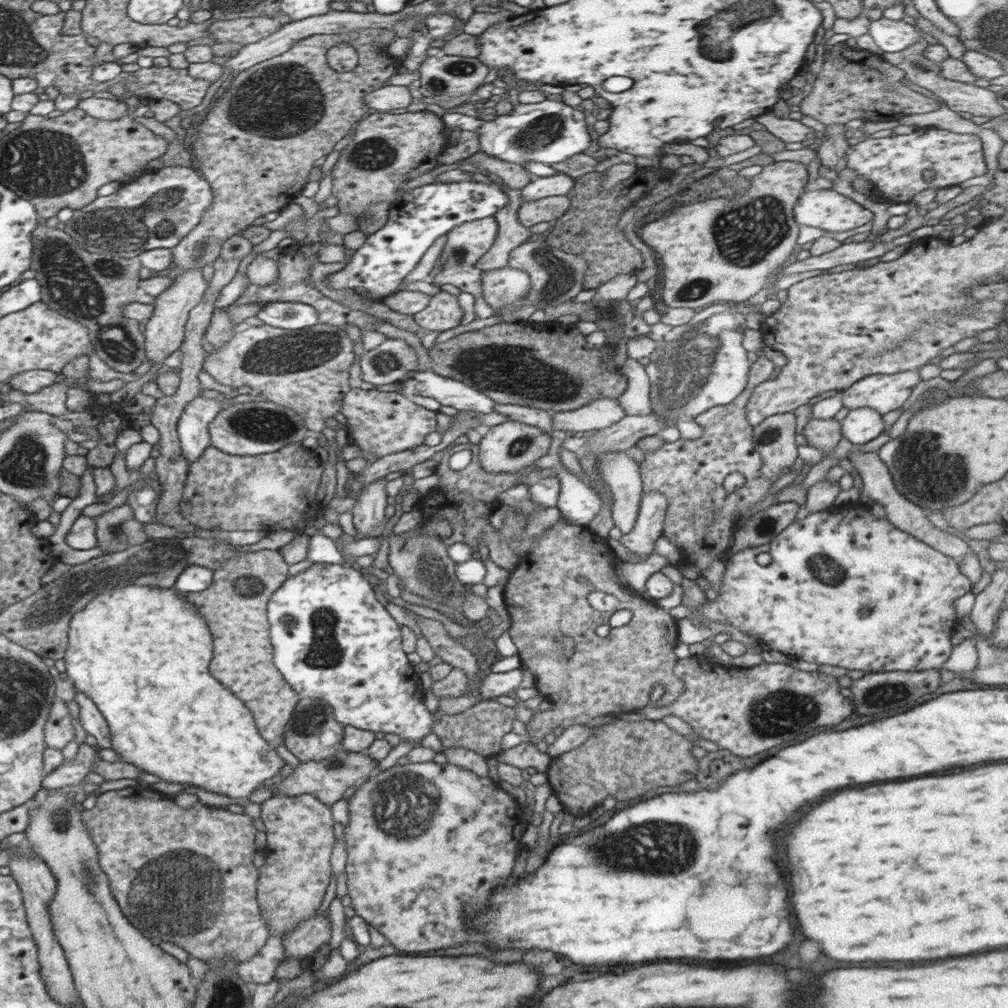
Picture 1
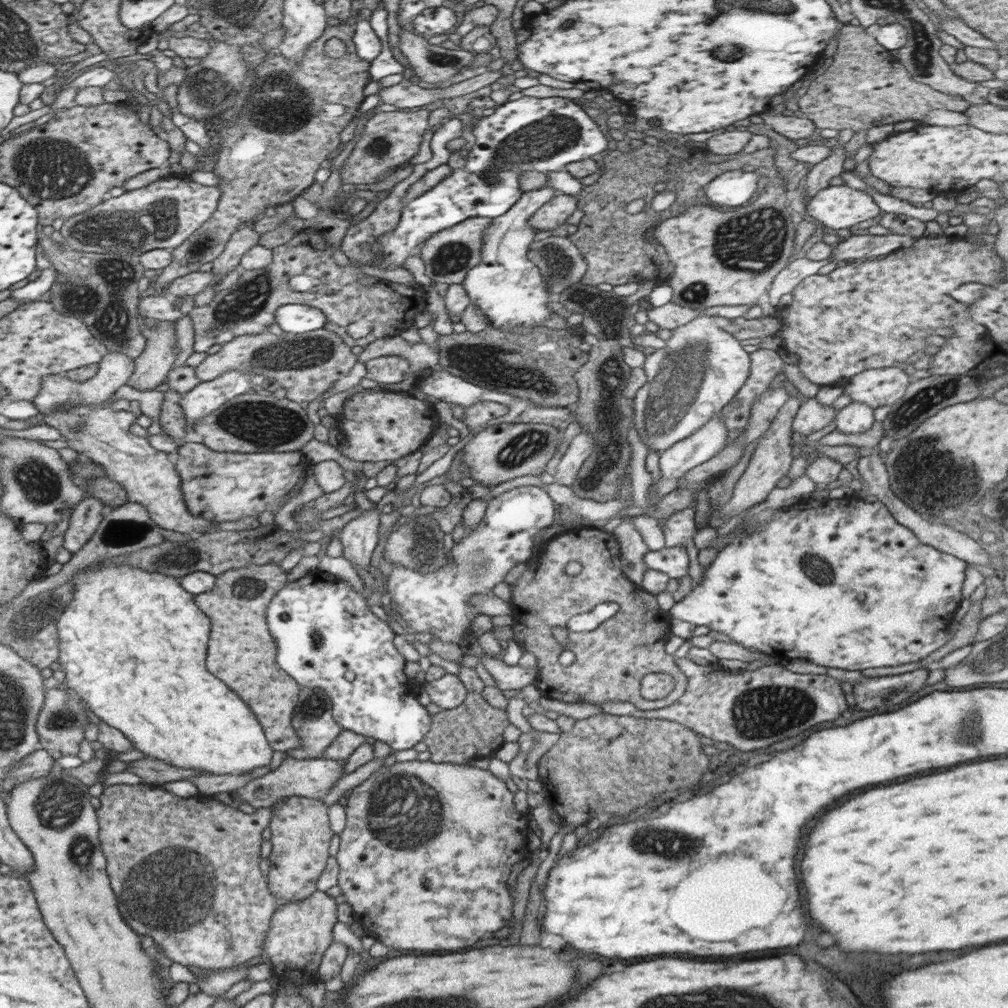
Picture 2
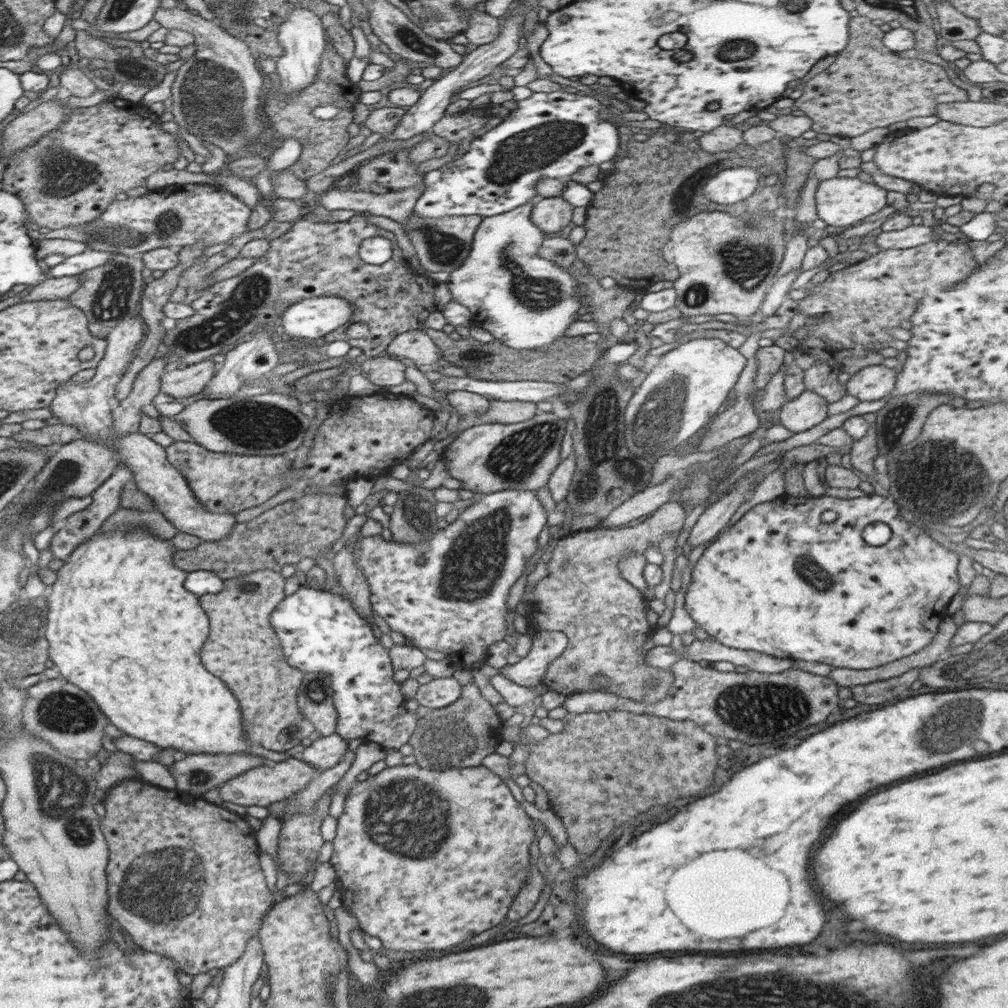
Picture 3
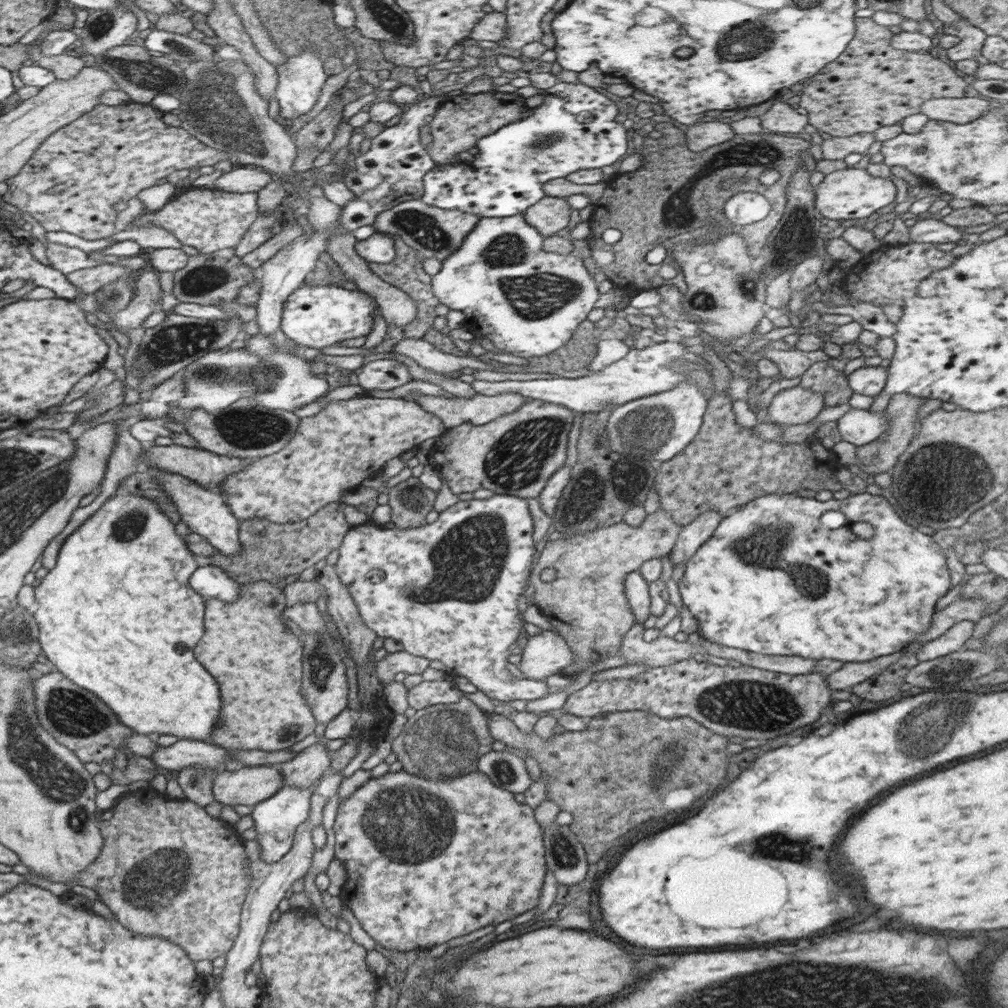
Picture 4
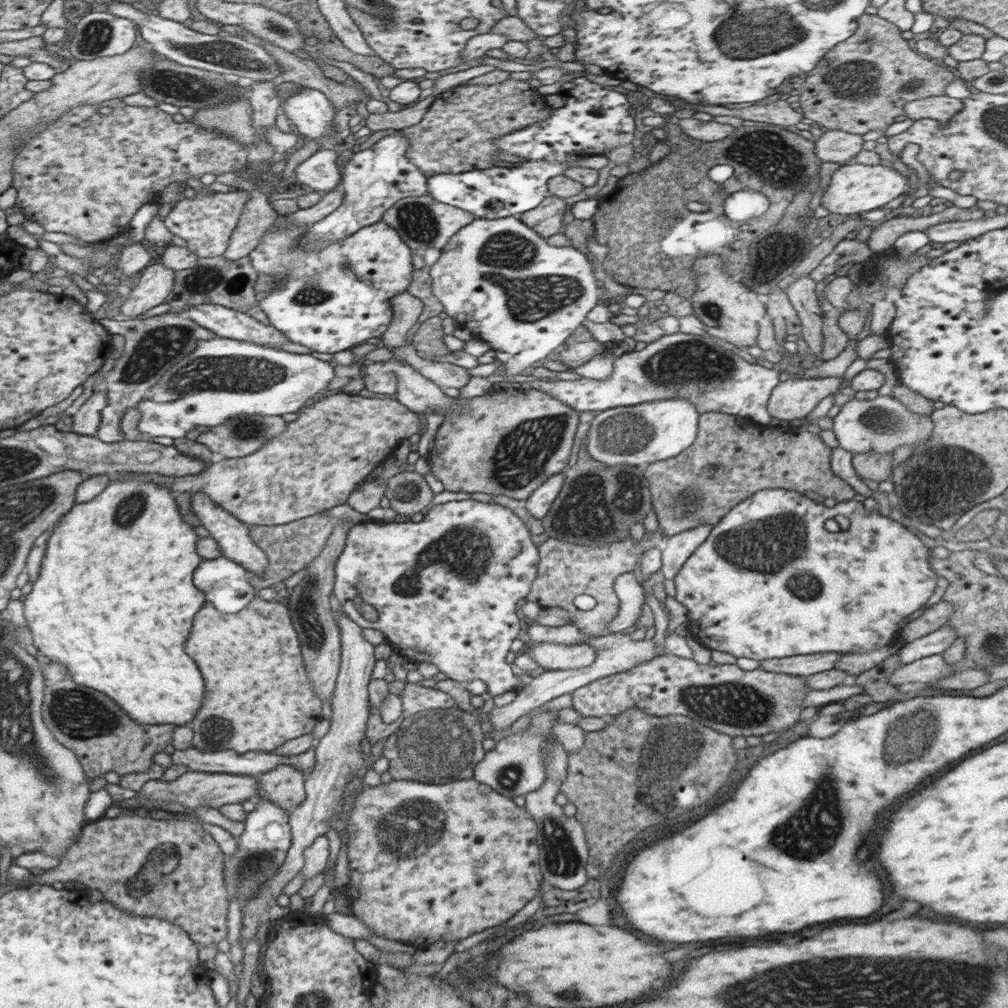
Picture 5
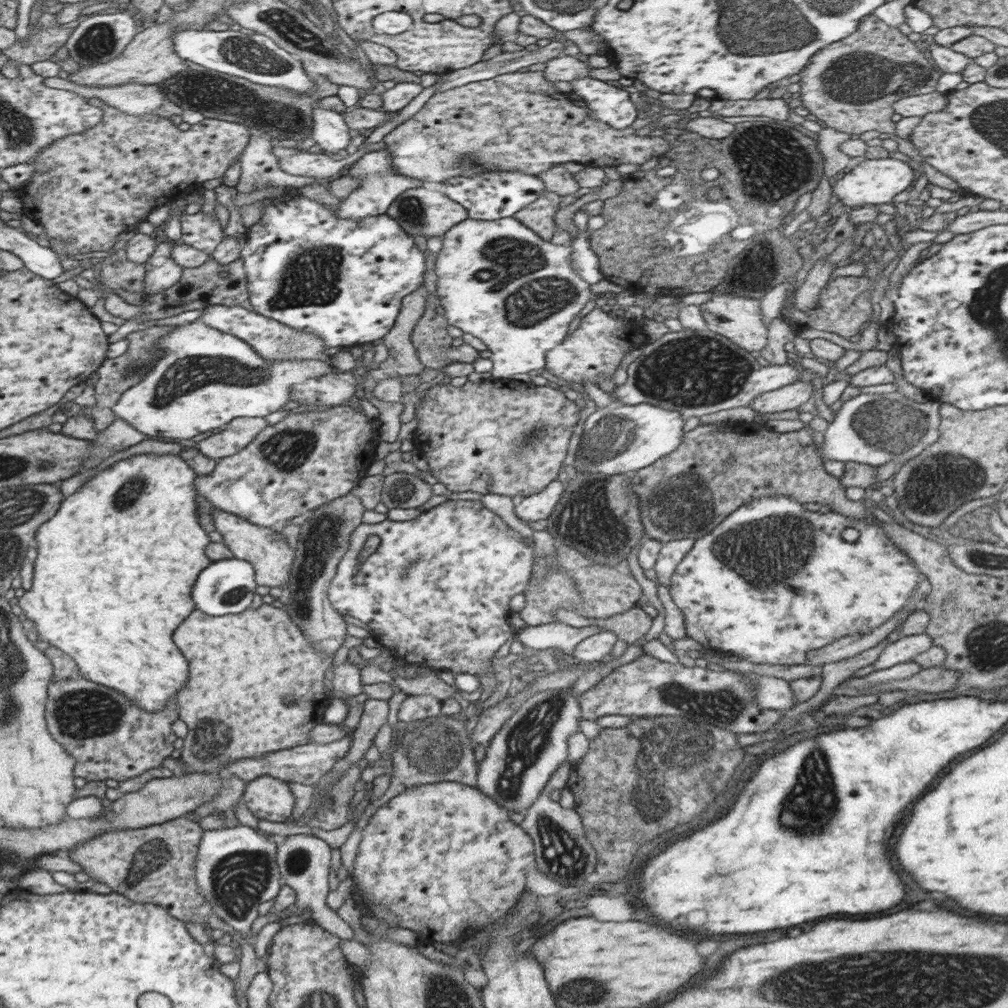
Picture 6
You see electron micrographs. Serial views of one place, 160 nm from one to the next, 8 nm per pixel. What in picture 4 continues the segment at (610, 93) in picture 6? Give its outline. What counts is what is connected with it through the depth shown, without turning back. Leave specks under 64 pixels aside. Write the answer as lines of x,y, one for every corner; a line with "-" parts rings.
559,81
551,89
543,93
543,102
537,107
534,107
524,120
515,121
514,124
508,124
503,128
500,128
497,132
491,133
489,136
484,136
482,139
478,140
477,148
480,149
480,153
473,158
467,158
466,161
461,162
457,165
442,165
430,170
426,173
423,179
424,193
420,200
422,203
434,206
442,209
458,209
462,212
468,212
470,214
481,216
481,218
504,218
507,216
514,216
518,213
524,213
526,209
530,208
539,202
542,198
545,198
544,184
550,180
556,178
567,178
569,174
572,174
582,169
594,169
602,168
604,166
614,164
619,158
622,158
626,154
627,148
627,138
628,134
626,128
617,122
617,116
621,114
616,106
615,102
608,99
606,95
598,93
594,88
586,86
582,83
565,83

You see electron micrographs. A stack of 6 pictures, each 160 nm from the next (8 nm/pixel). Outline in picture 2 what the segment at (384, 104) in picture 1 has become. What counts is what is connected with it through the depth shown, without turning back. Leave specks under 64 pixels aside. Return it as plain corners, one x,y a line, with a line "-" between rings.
488,71
484,74
473,76
464,82
459,82
446,87
436,86
433,89
424,89
411,81
410,86
395,84
383,88
380,92
380,100
384,104
392,104
398,108
416,108
435,107
441,102
452,102
456,96
464,96
470,92
476,92
484,86
496,82
502,73
500,71

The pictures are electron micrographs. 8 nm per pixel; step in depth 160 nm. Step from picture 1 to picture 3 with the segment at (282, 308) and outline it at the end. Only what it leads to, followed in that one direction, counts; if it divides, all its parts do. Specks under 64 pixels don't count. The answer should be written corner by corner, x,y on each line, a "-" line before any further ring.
316,296
290,305
281,315
284,332
290,337
317,342
338,327
346,327
353,308
340,296

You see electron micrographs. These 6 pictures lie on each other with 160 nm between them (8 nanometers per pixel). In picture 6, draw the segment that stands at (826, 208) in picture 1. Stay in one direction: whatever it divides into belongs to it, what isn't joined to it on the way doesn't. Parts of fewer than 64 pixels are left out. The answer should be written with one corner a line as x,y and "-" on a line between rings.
889,157
882,160
868,160
863,158
860,159
858,166
855,166
850,172
841,173
839,179
836,180
836,183
831,188
833,189
836,198
851,209
864,207
870,204
877,205
890,203
897,194
911,188
912,182
914,182
914,170
906,162
894,160

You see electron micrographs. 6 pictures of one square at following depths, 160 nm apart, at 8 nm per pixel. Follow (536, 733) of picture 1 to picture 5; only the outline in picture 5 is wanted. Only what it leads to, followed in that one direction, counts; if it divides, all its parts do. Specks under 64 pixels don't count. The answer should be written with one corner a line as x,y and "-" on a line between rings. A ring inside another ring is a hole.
658,529
646,533
641,541
635,541
630,534
616,542
598,546
578,546
563,540
546,540
537,546
539,564
537,576
531,584
527,601
540,605
541,608
562,608
573,616
575,625
584,635
594,635
598,638
604,634
606,627
619,612
619,598
616,595
614,583
621,574
632,571
641,554
656,547
665,537
665,532
-
579,595
594,597
596,606
593,610
583,612
574,606
574,599

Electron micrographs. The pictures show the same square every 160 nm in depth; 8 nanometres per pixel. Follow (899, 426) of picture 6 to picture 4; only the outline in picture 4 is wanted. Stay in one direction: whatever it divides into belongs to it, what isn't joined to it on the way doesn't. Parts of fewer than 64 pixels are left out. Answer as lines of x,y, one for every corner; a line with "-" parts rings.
854,408
837,421
842,441
857,447
875,441
883,432
886,432
888,425
885,411
874,413
870,410

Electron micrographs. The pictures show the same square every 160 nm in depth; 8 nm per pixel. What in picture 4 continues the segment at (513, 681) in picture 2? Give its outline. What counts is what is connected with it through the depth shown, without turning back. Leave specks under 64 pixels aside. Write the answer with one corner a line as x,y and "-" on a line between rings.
553,630
530,636
521,655
522,662
518,669
528,679
544,681
549,676
563,673
564,668
574,664
574,655
565,639

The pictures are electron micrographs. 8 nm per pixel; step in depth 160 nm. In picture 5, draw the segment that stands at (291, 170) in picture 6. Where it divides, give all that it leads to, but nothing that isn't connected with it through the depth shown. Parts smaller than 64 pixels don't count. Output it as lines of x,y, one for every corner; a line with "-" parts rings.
325,145
296,167
294,180
314,191
330,193
341,185
341,174
336,166
336,160
338,152

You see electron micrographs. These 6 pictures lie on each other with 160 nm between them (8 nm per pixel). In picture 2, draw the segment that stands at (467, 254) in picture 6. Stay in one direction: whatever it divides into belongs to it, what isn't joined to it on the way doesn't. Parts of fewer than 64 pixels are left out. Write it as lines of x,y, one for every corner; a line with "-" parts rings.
550,185
540,190
523,191
520,200
508,210
493,219
489,230
485,232
485,241
482,247
482,261
466,273
466,279
463,280
462,286
470,297
472,303
482,309
482,312
489,318
489,324
499,328
518,326
519,333
531,333
540,323
553,313
546,304
555,300
554,294
549,294
547,284
545,284
539,269
527,259
527,253
532,248
534,235
538,230
529,225
529,218
541,208
546,202
550,201
557,192

